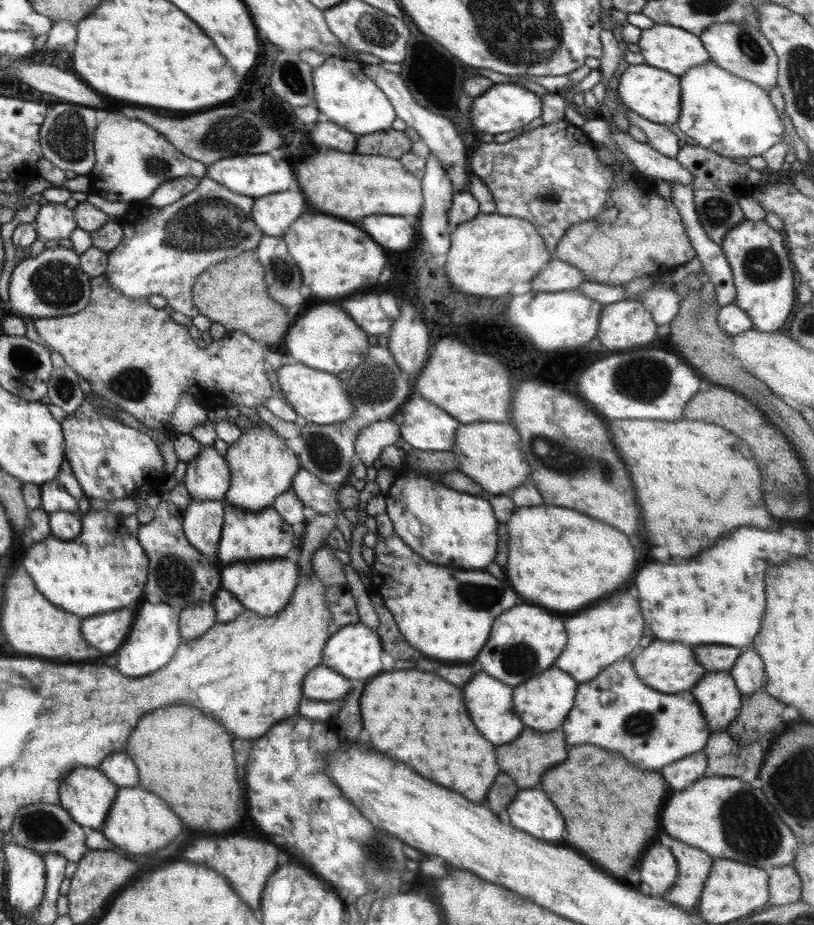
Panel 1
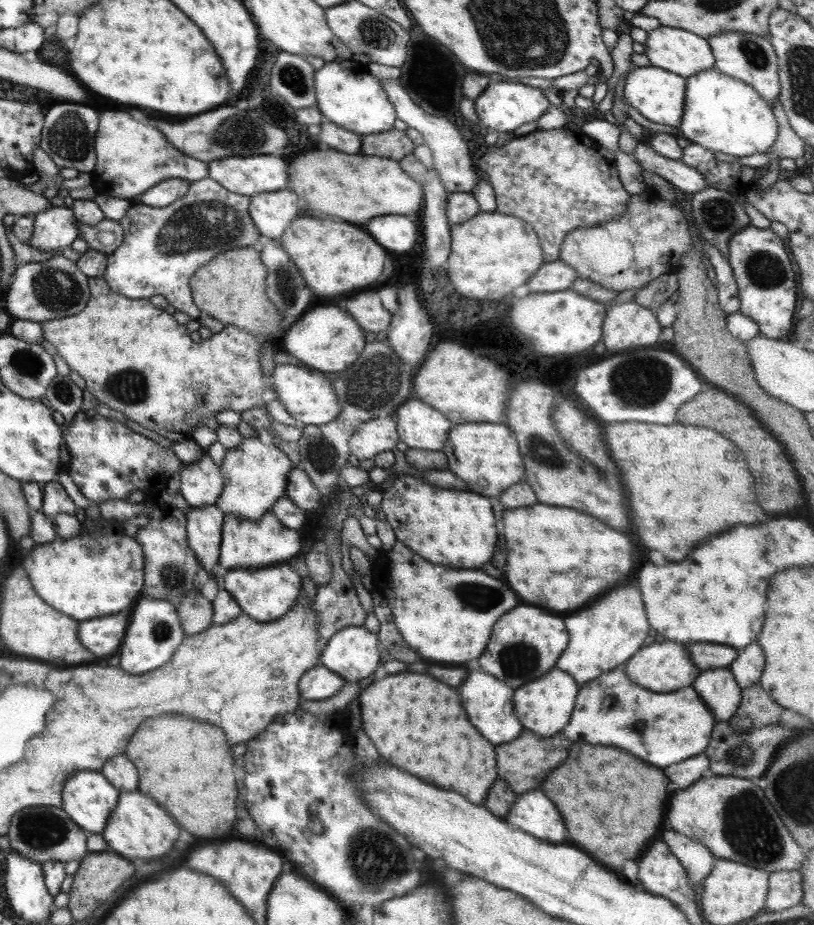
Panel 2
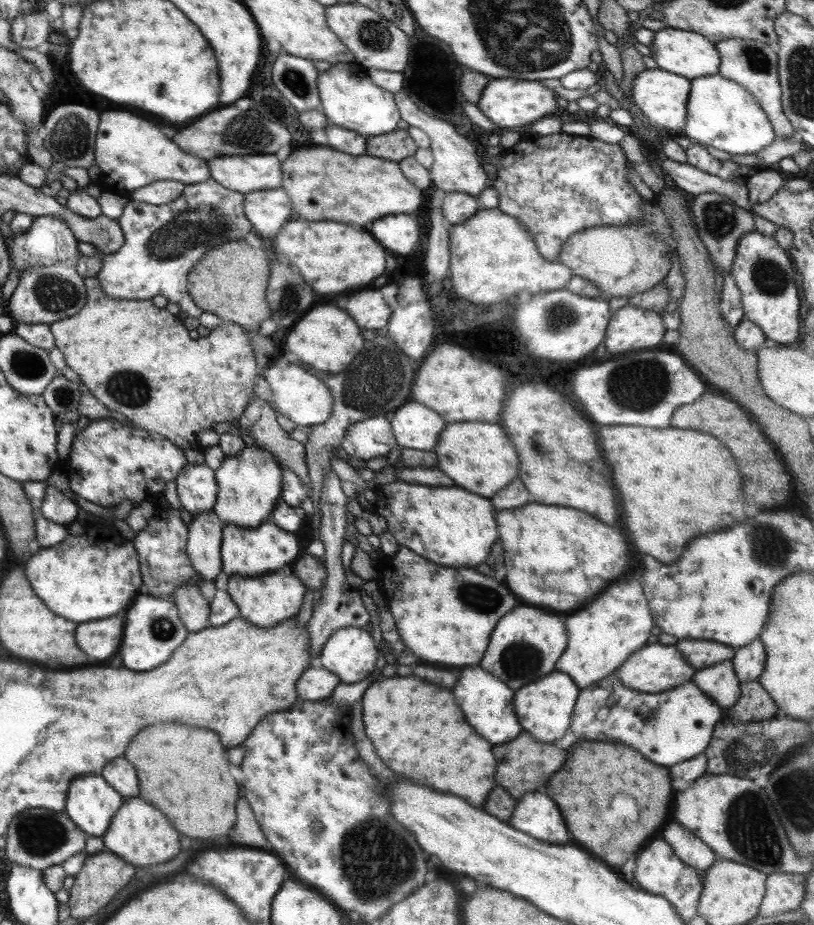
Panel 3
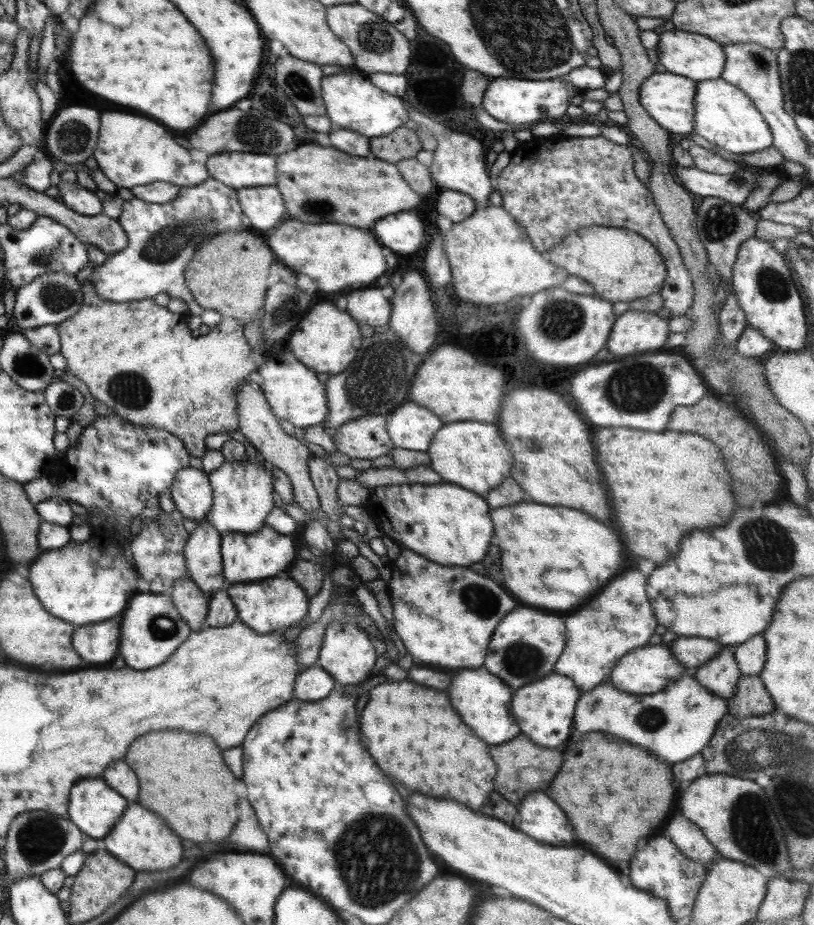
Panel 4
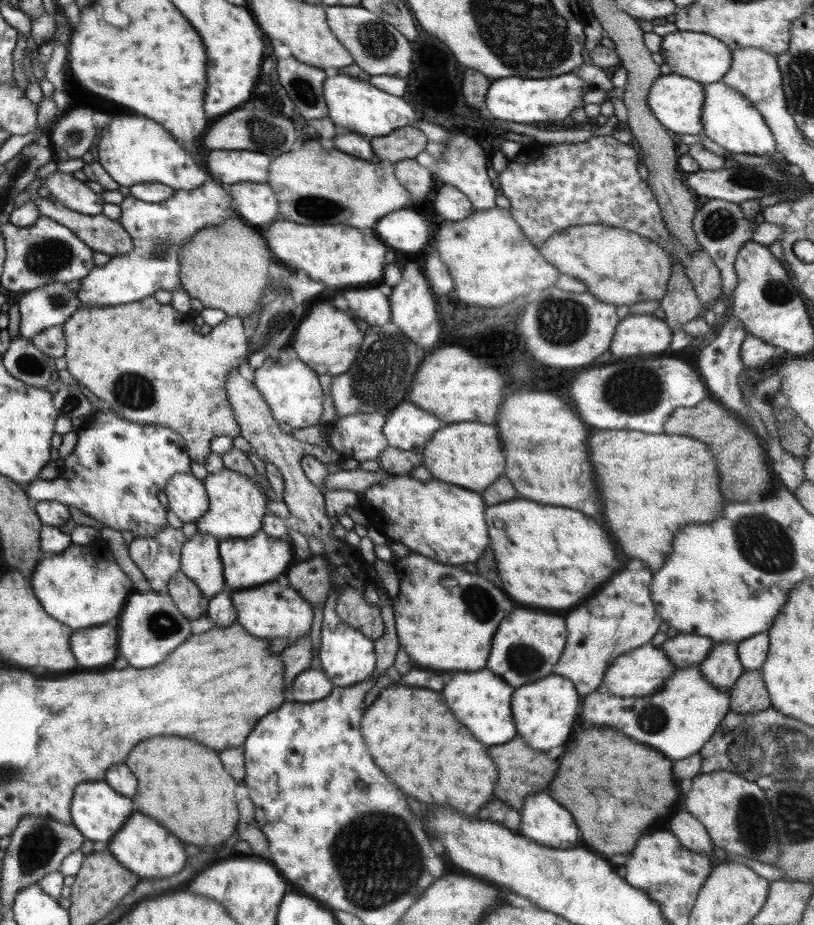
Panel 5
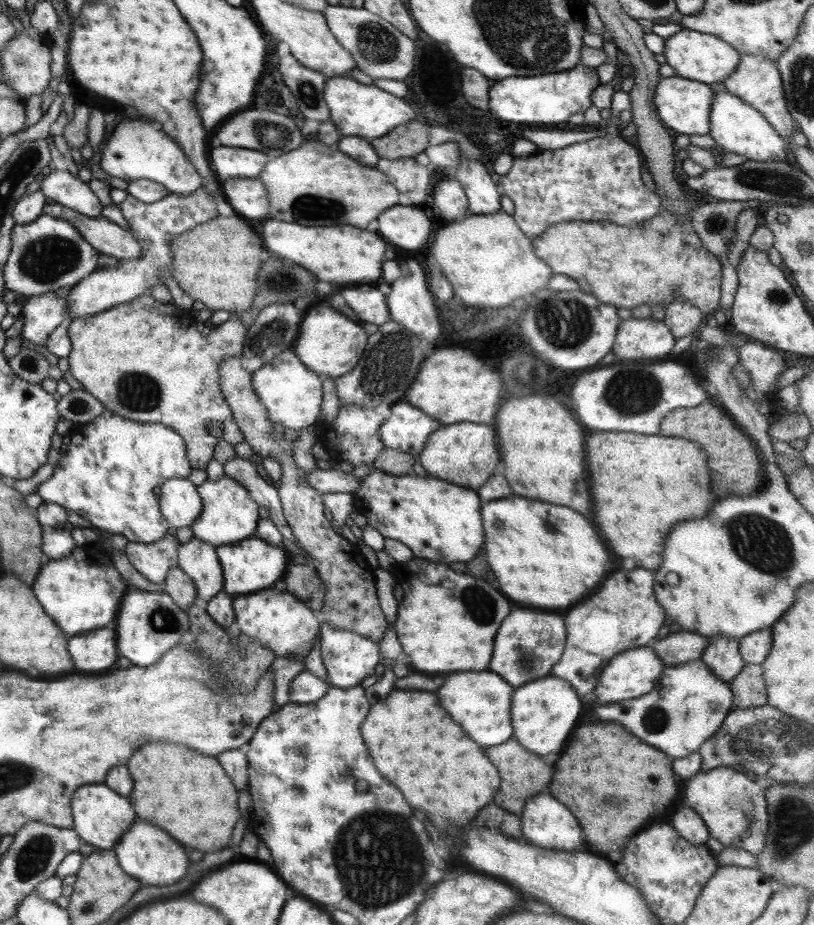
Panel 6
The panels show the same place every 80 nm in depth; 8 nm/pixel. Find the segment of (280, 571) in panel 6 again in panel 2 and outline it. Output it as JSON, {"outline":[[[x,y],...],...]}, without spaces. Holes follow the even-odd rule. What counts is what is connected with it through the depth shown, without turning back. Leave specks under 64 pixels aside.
{"outline":[[[267,512],[255,521],[240,519],[239,517],[224,516],[222,522],[221,542],[218,550],[217,566],[213,568],[212,574],[217,578],[215,590],[223,588],[221,586],[221,576],[229,570],[259,570],[259,568],[269,568],[283,563],[291,556],[296,555],[301,540],[299,531],[289,530],[283,526],[278,518]]]}

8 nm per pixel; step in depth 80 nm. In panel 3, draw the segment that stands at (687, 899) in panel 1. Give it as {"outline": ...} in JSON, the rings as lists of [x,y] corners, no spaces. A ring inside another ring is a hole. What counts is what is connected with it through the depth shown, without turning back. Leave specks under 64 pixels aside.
{"outline":[[[672,820],[663,826],[661,838],[683,864],[701,875],[717,859],[716,854],[706,844]]]}

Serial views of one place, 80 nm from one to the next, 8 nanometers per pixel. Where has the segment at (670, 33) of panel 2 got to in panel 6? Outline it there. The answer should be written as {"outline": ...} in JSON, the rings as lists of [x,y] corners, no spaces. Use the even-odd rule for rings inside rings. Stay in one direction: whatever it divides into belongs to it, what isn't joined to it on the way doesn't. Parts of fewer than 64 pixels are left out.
{"outline":[[[681,29],[680,32],[665,40],[662,55],[665,57],[666,64],[674,70],[674,74],[678,77],[702,82],[709,86],[723,82],[727,75],[735,72],[735,66],[739,64],[739,54],[727,43],[714,35],[686,29]]]}

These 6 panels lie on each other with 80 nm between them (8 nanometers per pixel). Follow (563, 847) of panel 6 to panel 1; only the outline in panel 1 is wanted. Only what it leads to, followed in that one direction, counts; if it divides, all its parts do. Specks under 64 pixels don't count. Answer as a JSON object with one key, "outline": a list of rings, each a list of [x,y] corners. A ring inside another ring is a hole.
{"outline":[[[518,790],[503,817],[516,829],[545,842],[561,840],[565,834],[563,818],[541,790]]]}

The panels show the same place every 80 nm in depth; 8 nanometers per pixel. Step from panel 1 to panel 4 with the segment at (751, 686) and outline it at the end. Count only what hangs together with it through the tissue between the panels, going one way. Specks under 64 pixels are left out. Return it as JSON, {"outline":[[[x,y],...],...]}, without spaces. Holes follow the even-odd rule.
{"outline":[[[762,635],[733,646],[732,652],[741,677],[758,676],[766,659],[766,645]]]}

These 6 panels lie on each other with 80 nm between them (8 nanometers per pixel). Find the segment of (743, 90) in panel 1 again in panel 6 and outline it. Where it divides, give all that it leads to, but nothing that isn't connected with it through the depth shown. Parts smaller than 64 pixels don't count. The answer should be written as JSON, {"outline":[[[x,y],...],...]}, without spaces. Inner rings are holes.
{"outline":[[[714,92],[709,110],[708,134],[723,152],[740,154],[746,161],[780,162],[786,159],[784,140],[769,126],[759,111],[725,92]]]}

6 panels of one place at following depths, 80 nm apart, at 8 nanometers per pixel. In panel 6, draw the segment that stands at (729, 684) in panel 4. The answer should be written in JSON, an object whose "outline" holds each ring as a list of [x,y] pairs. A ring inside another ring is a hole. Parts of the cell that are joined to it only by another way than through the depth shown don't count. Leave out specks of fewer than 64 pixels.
{"outline":[[[723,635],[707,640],[700,661],[715,678],[727,683],[739,674],[744,665],[739,654],[738,640]]]}

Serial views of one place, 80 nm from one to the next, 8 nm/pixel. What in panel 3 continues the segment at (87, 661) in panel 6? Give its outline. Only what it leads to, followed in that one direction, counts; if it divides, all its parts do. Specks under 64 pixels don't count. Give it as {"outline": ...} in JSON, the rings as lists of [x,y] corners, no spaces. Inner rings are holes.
{"outline":[[[117,616],[103,618],[95,622],[83,622],[75,630],[75,642],[83,650],[85,656],[91,656],[95,660],[111,658],[118,653],[124,621]]]}

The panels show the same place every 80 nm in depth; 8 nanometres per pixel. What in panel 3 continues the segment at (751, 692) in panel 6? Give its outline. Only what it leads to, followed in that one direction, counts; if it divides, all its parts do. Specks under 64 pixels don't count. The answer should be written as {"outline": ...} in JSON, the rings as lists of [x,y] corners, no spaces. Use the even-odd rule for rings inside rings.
{"outline":[[[755,680],[740,685],[740,697],[725,716],[735,722],[759,722],[769,720],[777,714],[777,708],[766,690]]]}

